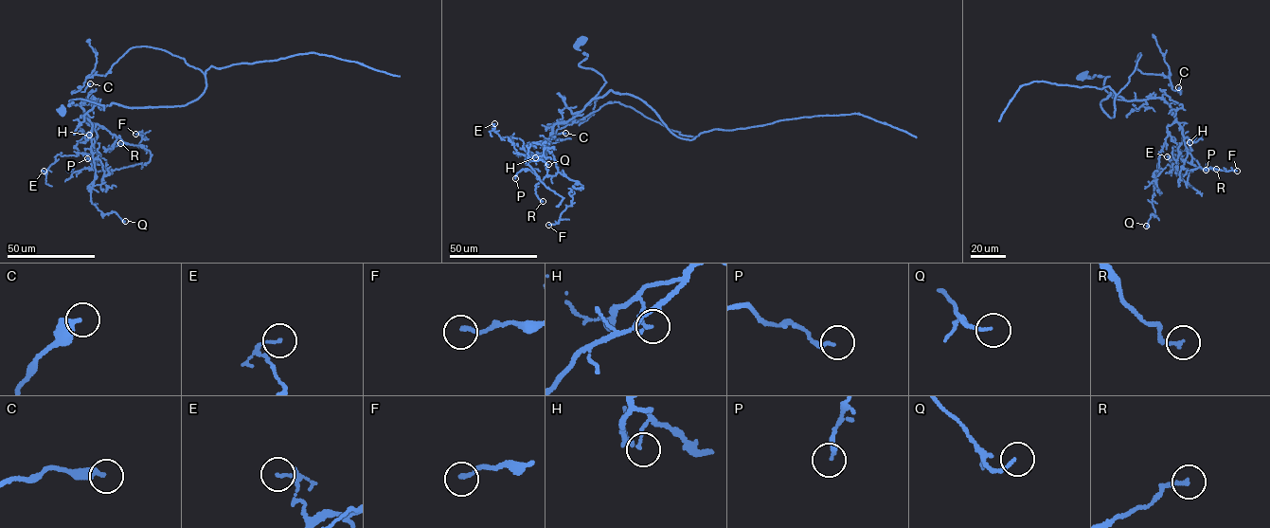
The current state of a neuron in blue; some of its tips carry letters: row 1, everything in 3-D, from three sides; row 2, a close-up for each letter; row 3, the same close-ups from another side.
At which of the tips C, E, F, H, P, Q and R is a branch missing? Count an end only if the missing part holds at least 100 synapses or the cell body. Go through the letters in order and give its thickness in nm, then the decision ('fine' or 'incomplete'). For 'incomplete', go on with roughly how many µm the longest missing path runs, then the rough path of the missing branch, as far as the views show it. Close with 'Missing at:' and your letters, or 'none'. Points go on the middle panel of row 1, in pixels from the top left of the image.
C: 400 nm thick; fine
E: 100 nm thick; fine
F: 150 nm thick; fine
H: 120 nm thick; fine
P: 170 nm thick; fine
Q: 120 nm thick; fine
R: 140 nm thick; fine
Missing at: none

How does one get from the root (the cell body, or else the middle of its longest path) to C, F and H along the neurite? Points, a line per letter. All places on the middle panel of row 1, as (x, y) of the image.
C: (582, 40), (579, 65), (606, 82), (594, 98), (633, 95), (696, 136), (616, 101), (547, 125), (565, 133)
F: (582, 40), (579, 65), (606, 82), (550, 133), (559, 172), (576, 182), (548, 225)
H: (582, 40), (577, 48), (587, 56), (579, 65), (606, 82), (554, 125), (546, 146), (553, 158), (535, 157)

